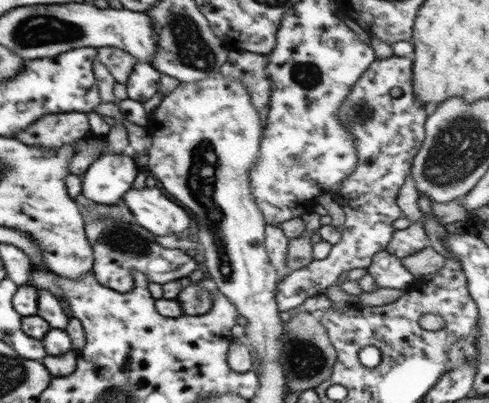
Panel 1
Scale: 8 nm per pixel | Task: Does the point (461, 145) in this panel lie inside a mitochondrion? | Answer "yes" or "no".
yes

